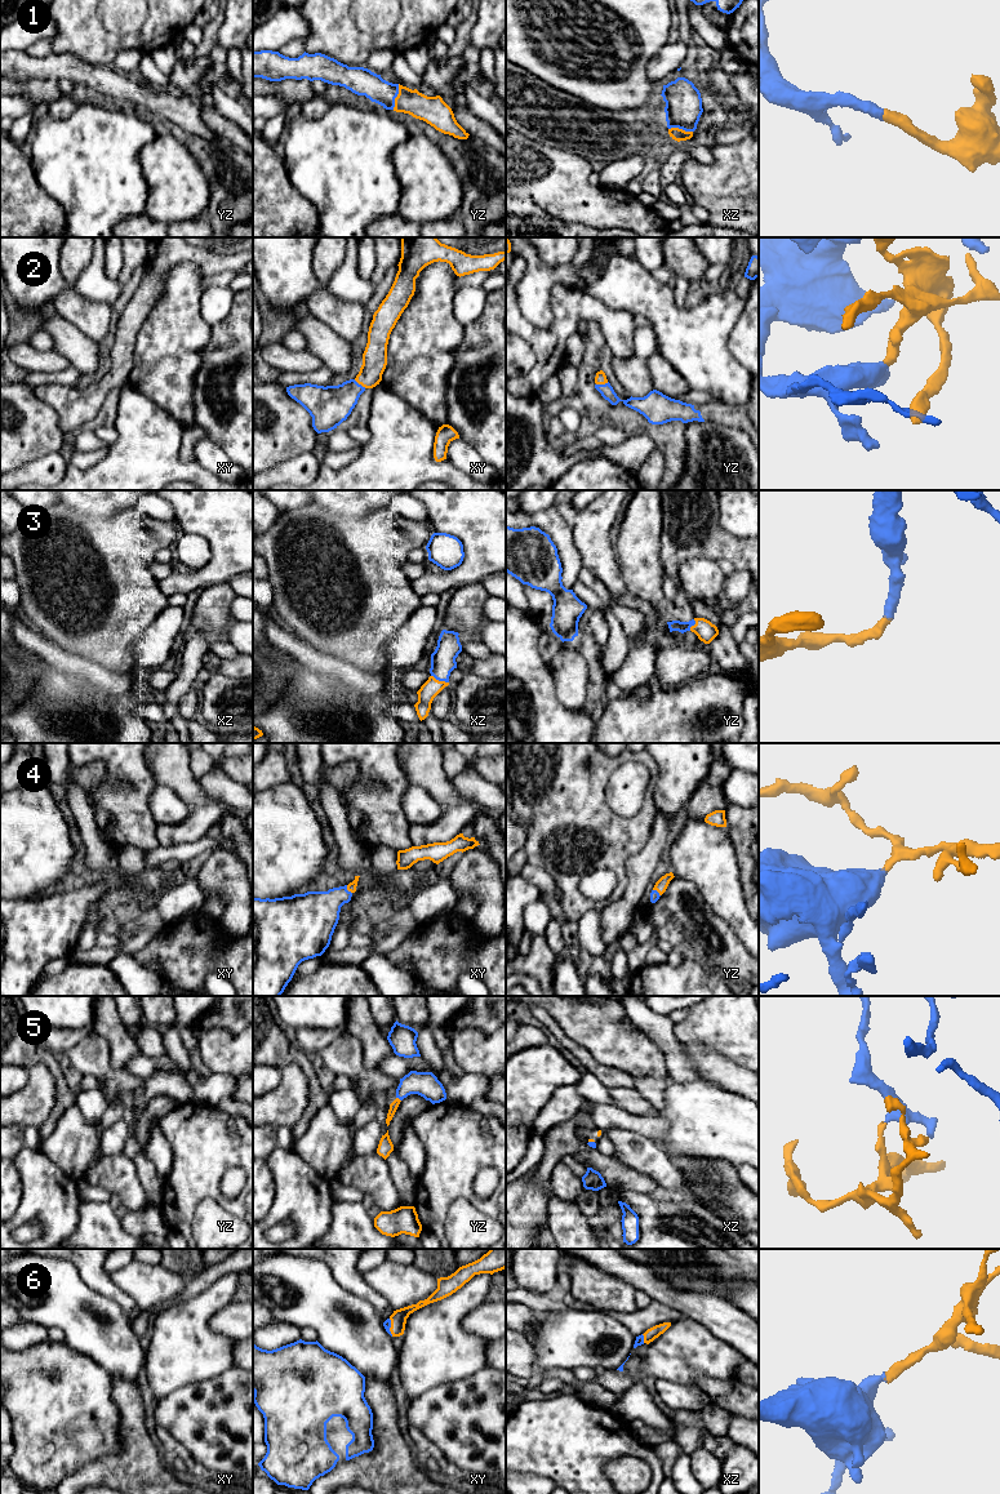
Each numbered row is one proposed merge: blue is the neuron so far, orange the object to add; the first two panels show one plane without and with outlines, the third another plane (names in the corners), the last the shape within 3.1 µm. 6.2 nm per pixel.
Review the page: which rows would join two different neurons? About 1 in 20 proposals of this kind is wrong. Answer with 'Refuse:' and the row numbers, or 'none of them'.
Refuse: none of them

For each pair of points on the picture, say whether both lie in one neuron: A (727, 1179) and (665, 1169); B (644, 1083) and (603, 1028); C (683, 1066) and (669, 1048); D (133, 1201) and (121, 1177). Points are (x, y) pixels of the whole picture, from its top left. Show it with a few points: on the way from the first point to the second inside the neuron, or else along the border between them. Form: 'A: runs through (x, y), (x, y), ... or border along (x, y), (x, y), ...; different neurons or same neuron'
A: border along (669, 1156), (681, 1173), (688, 1191), (696, 1199); different neurons
B: border along (667, 1077), (636, 1076), (634, 1079); different neurons
C: runs through (679, 1062), (672, 1052); same neuron
D: runs through (132, 1195), (124, 1183); same neuron

